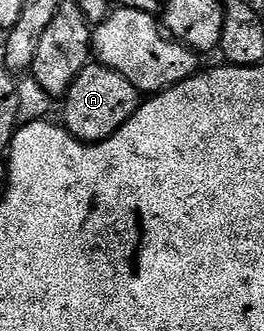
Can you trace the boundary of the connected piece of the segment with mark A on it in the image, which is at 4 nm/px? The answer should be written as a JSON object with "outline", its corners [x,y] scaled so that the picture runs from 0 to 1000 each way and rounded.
{"outline":[[[352,184],[314,208],[314,221],[299,221],[299,233],[284,233],[269,269],[239,290],[239,381],[303,432],[371,432],[432,408],[519,338],[538,308],[534,278],[511,269],[511,257],[496,257],[496,245],[481,245],[481,233]]]}

